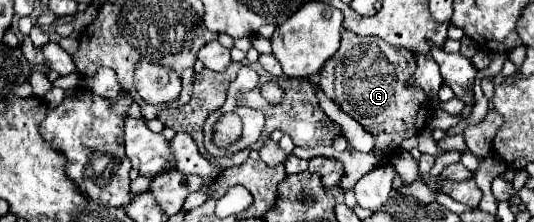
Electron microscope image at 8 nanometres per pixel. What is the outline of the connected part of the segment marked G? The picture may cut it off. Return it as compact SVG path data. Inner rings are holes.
M343 31L339 51L319 71L319 85L343 113L359 121L373 137L373 155L389 159L407 137L417 135L429 115L429 97L411 83L415 57L407 49L393 49L379 37L357 37Z

